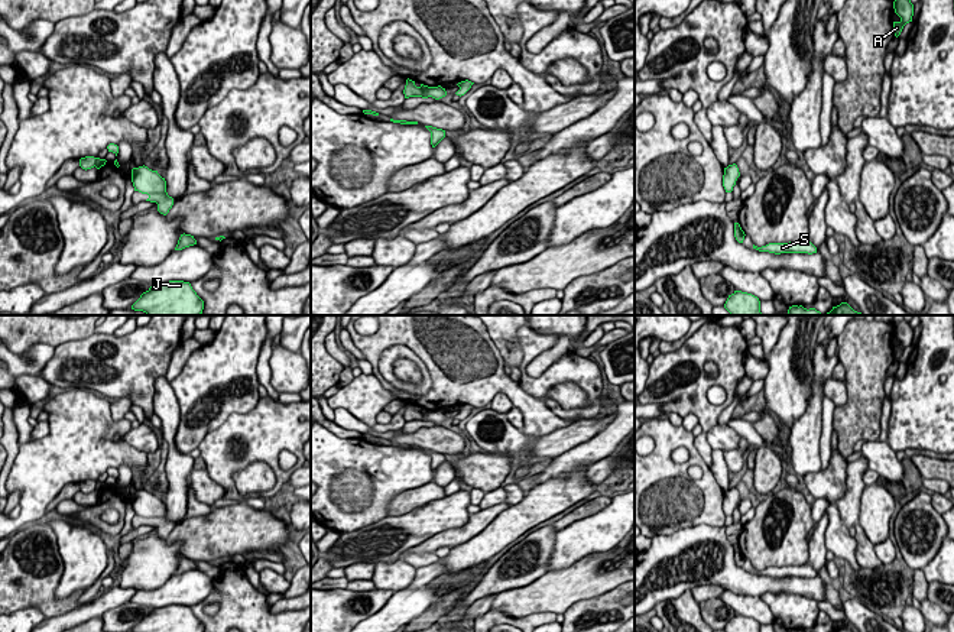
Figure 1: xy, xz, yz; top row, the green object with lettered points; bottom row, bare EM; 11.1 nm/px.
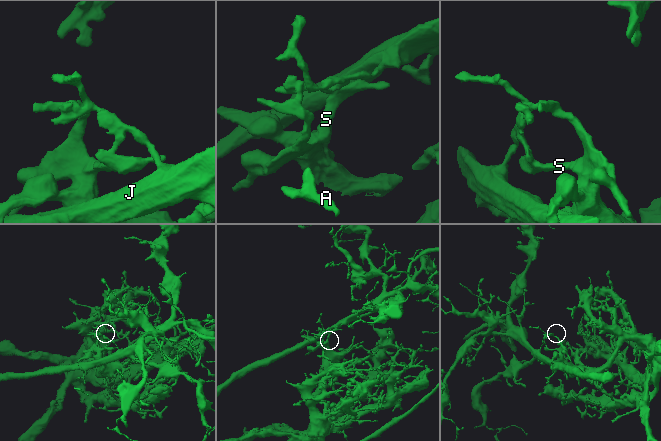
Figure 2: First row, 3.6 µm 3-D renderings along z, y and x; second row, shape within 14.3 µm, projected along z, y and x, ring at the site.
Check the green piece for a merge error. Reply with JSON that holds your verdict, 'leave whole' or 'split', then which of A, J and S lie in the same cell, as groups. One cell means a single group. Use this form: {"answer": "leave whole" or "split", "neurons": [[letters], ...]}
{"answer": "split", "neurons": [["A", "S"], ["J"]]}

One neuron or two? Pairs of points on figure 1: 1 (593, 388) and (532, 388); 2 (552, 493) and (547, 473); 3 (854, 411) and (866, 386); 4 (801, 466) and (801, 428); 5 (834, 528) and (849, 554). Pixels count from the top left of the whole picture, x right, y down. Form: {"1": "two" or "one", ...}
{"1": "one", "2": "two", "3": "one", "4": "one", "5": "one"}

